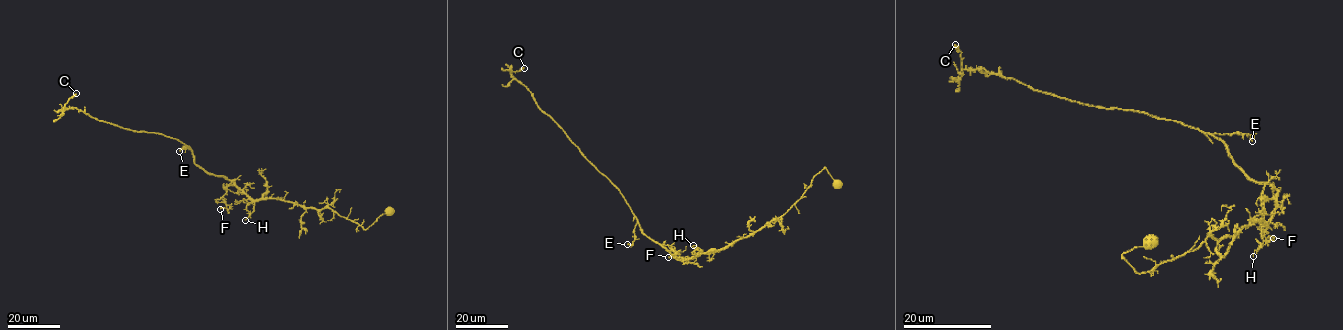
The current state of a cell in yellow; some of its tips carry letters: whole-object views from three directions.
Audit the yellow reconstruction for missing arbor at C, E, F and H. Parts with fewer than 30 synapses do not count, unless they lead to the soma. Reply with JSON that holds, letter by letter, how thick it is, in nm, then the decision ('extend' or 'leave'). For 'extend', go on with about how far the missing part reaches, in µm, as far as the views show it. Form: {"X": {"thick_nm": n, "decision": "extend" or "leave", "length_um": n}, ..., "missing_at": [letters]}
{"C": {"thick_nm": 400, "decision": "leave"}, "E": {"thick_nm": 160, "decision": "leave"}, "F": {"thick_nm": 160, "decision": "leave"}, "H": {"thick_nm": 90, "decision": "leave"}, "missing_at": []}

